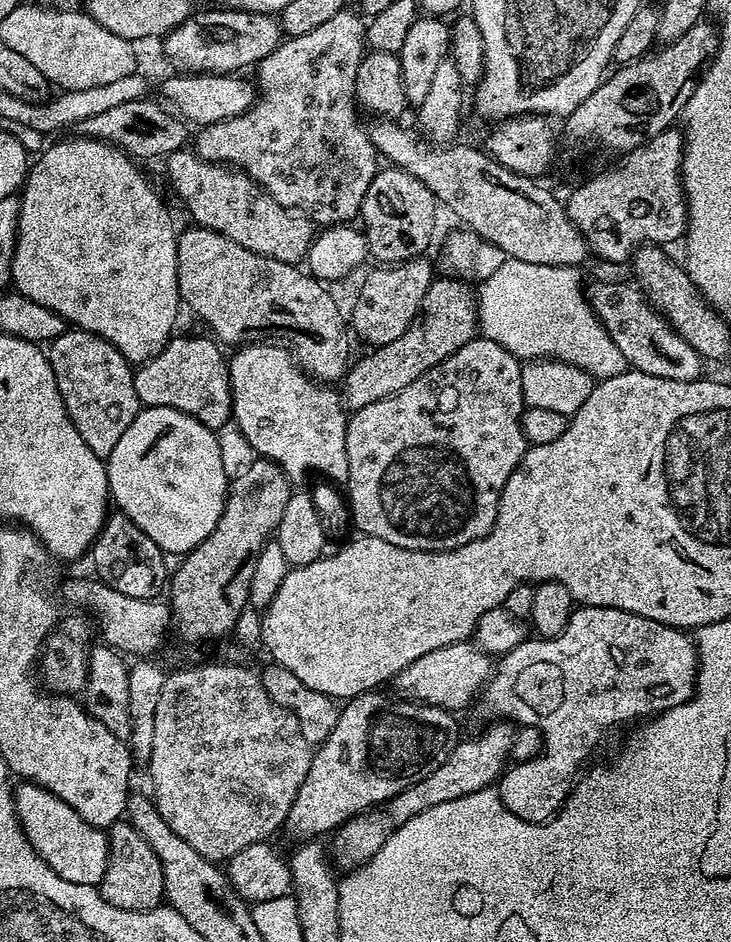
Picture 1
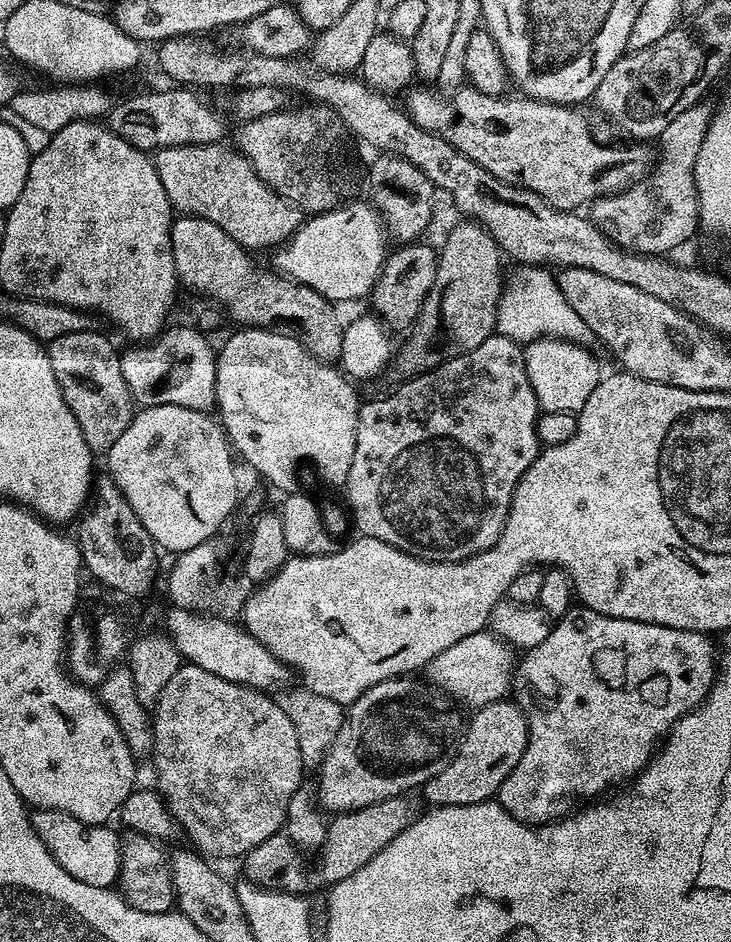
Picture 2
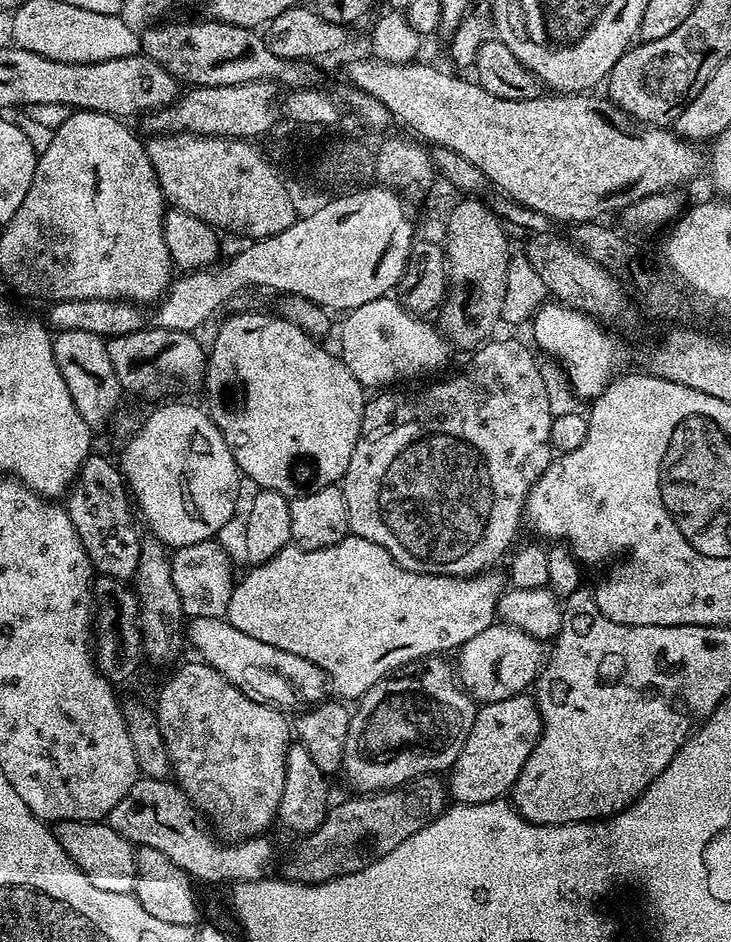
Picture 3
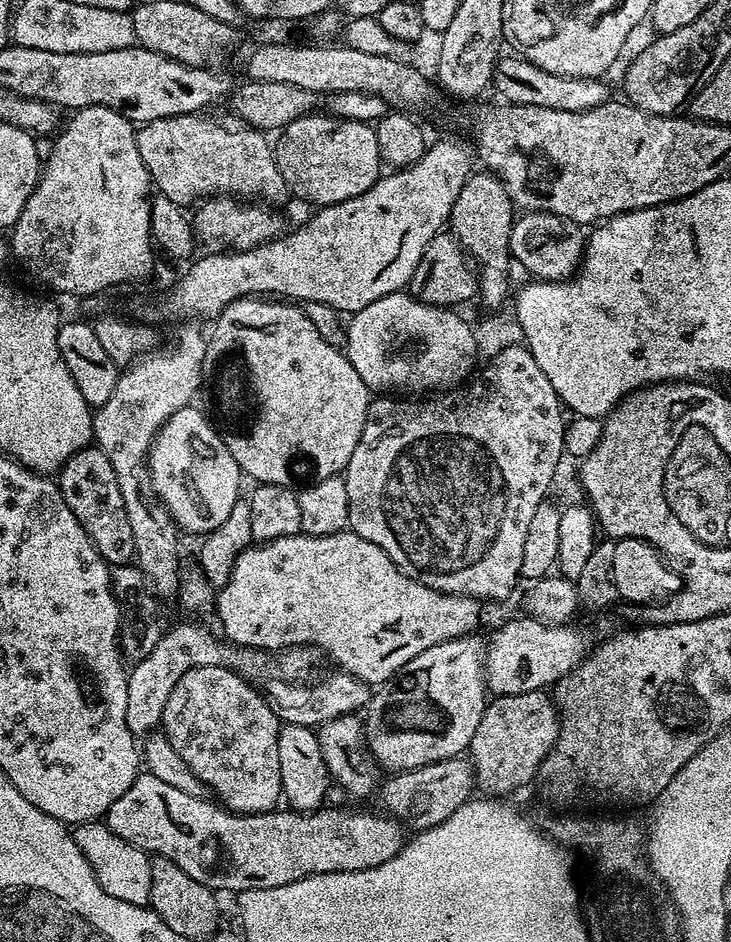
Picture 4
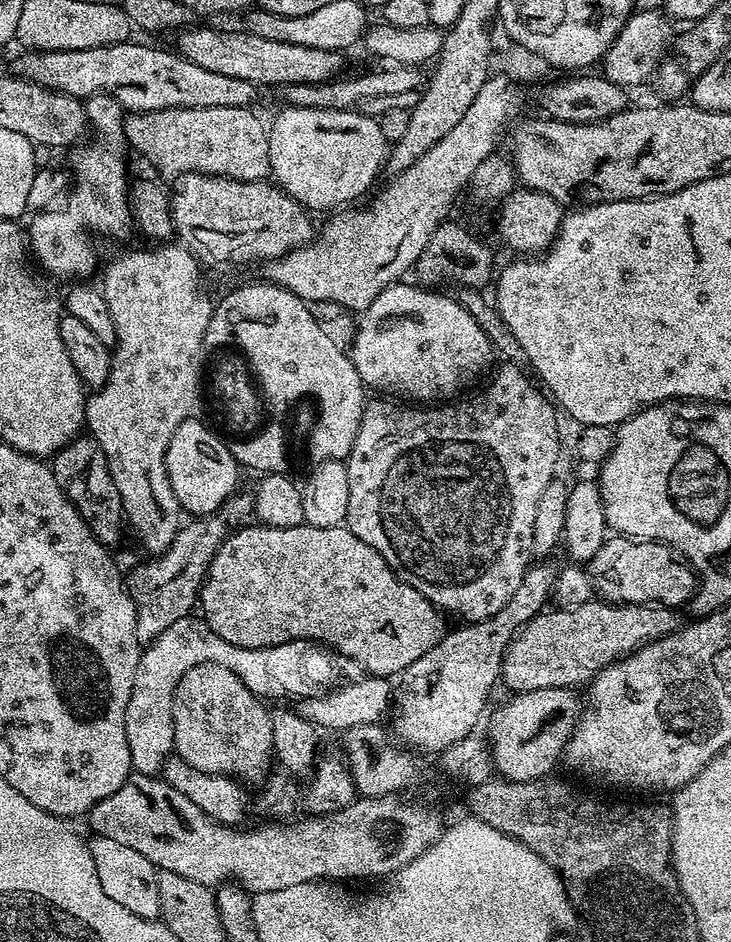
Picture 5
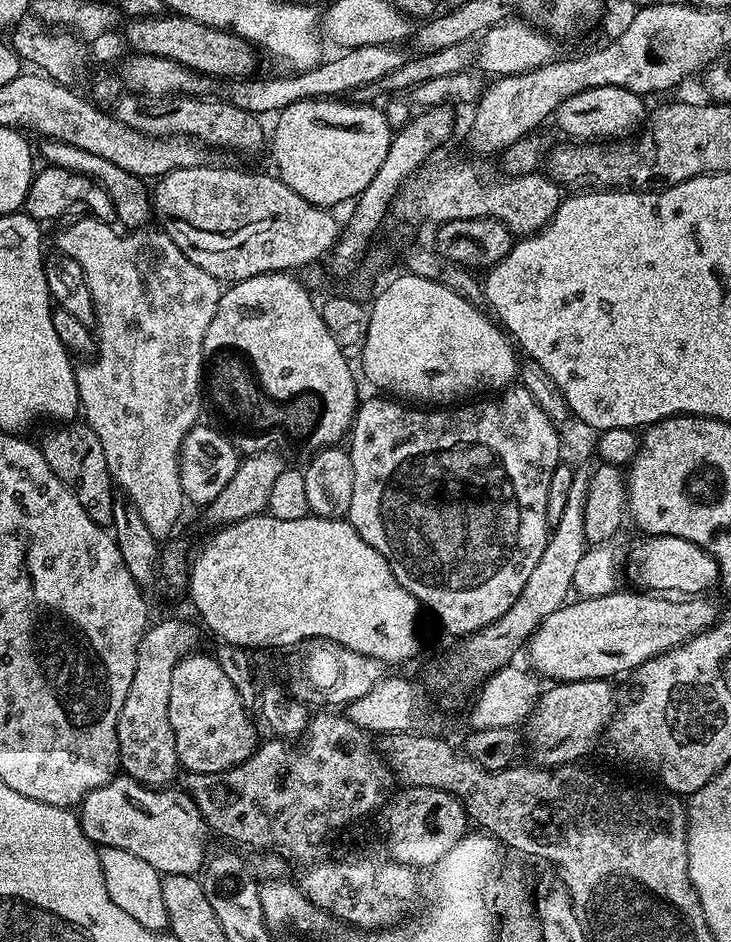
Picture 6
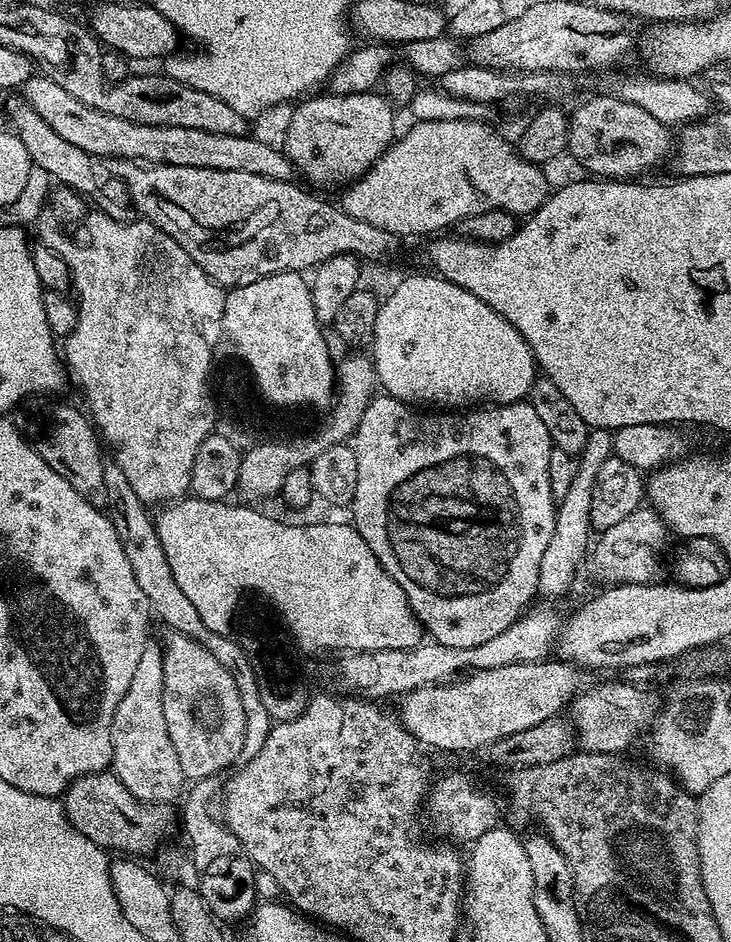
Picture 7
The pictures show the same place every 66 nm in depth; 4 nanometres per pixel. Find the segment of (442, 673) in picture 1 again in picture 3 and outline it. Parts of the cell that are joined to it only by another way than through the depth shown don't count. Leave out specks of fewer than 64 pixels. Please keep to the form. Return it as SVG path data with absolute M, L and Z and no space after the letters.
M493 622L482 634L458 649L458 680L465 692L480 704L502 702L527 693L546 663L546 648L530 634L503 622Z

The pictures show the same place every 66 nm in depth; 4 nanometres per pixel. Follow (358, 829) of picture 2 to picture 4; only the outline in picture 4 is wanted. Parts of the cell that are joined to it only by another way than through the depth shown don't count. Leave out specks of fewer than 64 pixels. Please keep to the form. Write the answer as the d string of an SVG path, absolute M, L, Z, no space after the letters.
M451 756L449 760L430 762L409 772L397 772L379 785L378 797L387 815L400 821L405 829L427 830L437 828L454 810L473 799L476 788L476 773L467 759Z

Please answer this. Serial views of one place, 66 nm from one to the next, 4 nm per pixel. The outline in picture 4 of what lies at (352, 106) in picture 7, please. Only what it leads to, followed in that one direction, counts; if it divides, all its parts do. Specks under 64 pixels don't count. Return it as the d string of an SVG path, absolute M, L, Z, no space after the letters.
M309 114L293 120L279 136L273 147L279 173L291 195L316 204L312 206L336 205L361 196L382 174L377 134L369 123Z

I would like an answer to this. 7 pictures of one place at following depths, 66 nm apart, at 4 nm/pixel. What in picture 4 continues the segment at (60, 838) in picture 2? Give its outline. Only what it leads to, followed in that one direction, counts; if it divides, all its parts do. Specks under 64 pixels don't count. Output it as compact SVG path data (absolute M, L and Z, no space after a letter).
M104 822L77 824L74 835L78 850L82 850L86 862L90 862L92 873L96 875L100 888L106 890L106 894L122 898L122 902L131 904L147 905L151 901L152 860L149 853L126 842L126 838L118 838L118 834L114 834L114 830L110 830Z

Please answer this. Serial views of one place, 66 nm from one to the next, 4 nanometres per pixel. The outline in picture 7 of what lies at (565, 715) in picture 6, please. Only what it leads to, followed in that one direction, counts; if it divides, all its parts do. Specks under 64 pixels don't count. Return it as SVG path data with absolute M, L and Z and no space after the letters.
M631 682L623 683L600 684L597 688L588 686L577 692L572 700L570 719L583 751L624 754L640 735L643 737L649 731L650 721L658 704L657 697L655 700L650 693L644 692L648 690Z

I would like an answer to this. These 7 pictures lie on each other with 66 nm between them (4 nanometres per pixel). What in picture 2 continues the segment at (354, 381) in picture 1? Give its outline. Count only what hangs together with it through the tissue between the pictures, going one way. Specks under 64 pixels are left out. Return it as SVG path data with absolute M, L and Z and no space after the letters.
M467 218L461 221L449 230L444 245L439 245L434 286L430 286L430 294L426 294L422 310L407 333L408 341L401 348L399 345L390 365L400 378L429 372L441 360L482 346L496 332L496 307L506 284L506 276L500 273L502 253L496 239L481 224Z

